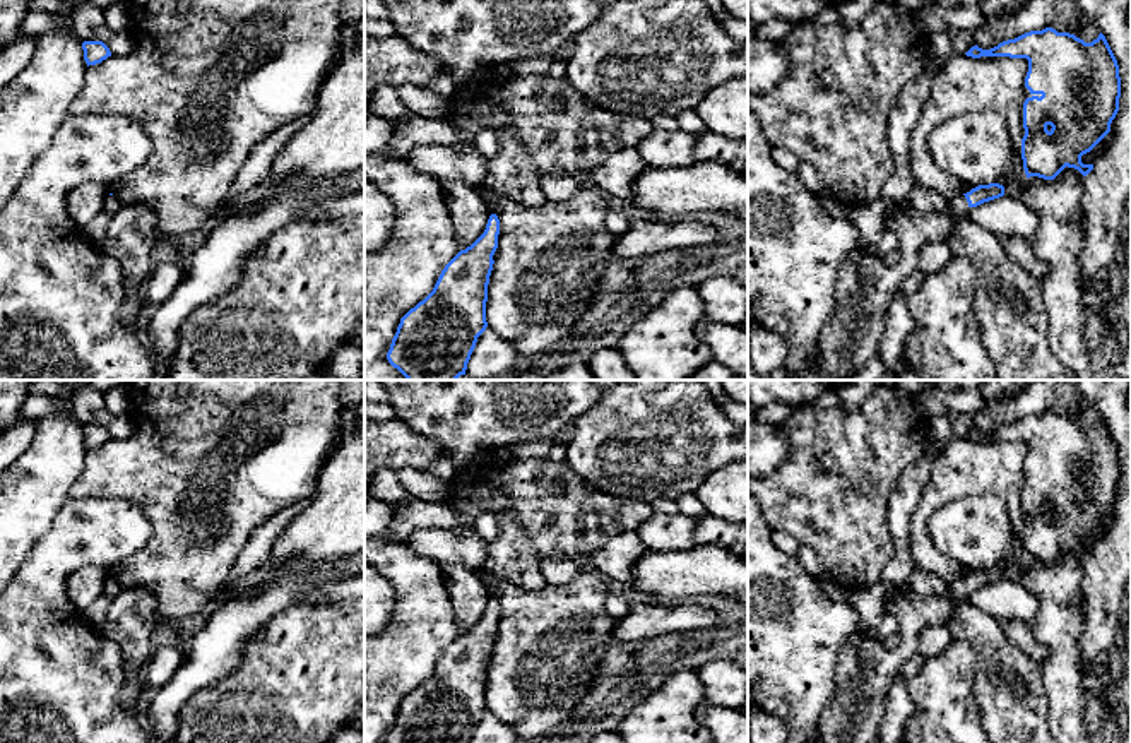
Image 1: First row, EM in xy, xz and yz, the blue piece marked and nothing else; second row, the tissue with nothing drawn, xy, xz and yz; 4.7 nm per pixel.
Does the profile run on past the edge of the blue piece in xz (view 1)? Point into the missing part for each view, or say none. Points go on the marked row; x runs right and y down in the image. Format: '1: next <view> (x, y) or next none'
1: next xz (486, 196)

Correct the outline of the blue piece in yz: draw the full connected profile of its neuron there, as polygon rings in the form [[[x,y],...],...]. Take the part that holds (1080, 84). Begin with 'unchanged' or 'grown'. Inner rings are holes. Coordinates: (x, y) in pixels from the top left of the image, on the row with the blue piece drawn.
unchanged | [[[1045,27],[1003,41],[991,50],[975,45],[965,55],[972,58],[1010,56],[1028,60],[1025,87],[1032,96],[1023,103],[1025,135],[1021,139],[1027,178],[1054,180],[1066,166],[1078,169],[1083,176],[1093,169],[1093,164],[1081,163],[1081,156],[1110,132],[1121,98],[1119,65],[1102,33],[1092,43],[1085,43],[1075,34]]]

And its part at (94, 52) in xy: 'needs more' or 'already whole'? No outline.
already whole

